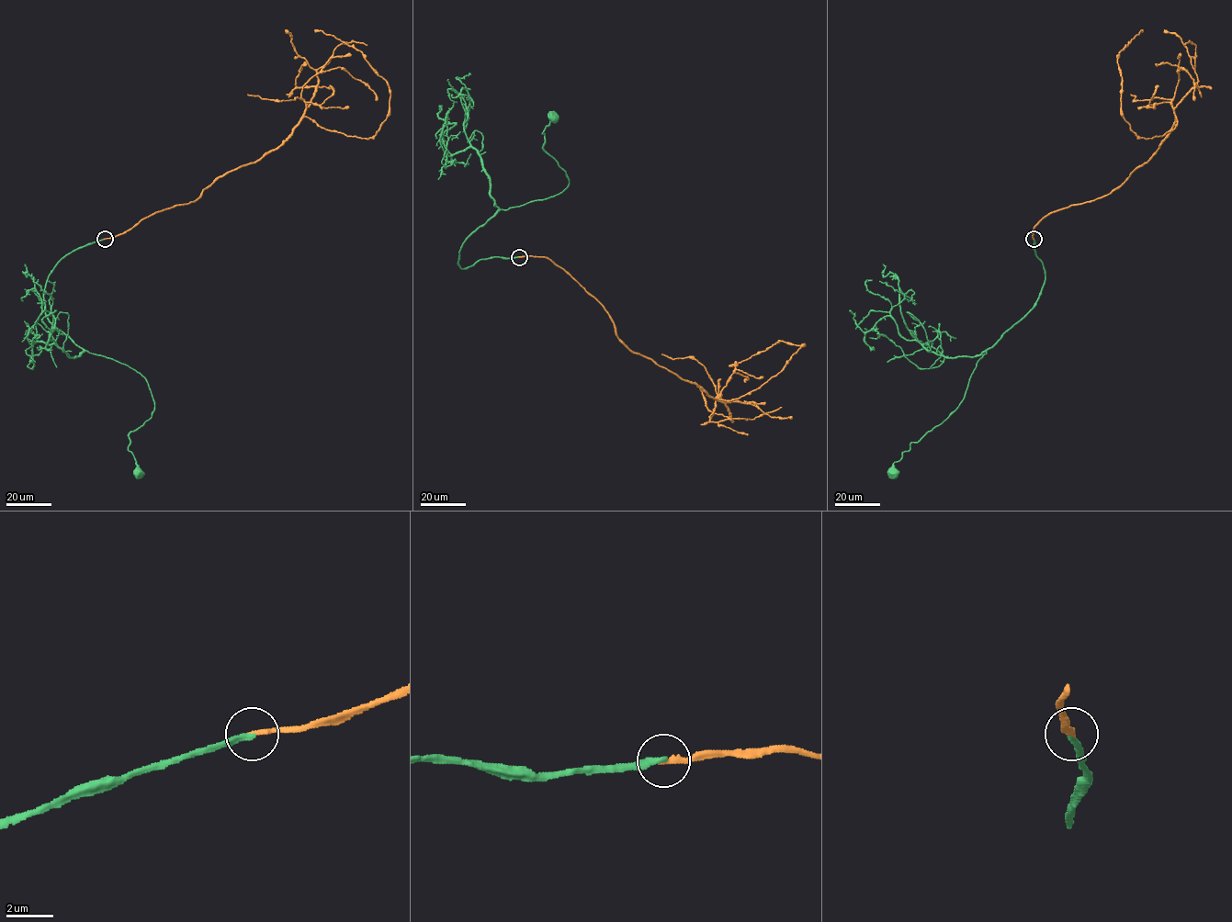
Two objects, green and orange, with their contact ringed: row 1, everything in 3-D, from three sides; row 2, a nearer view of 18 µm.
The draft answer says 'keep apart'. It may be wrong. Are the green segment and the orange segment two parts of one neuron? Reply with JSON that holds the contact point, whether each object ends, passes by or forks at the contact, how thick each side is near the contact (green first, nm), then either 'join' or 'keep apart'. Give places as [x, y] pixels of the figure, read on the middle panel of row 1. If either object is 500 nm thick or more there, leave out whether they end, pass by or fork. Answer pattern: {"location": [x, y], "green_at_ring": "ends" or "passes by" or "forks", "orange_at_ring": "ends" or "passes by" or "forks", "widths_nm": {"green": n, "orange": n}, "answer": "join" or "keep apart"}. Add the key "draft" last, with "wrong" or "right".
{"location": [519, 257], "green_at_ring": "ends", "orange_at_ring": "ends", "widths_nm": {"green": 240, "orange": 240}, "answer": "join", "draft": "wrong"}

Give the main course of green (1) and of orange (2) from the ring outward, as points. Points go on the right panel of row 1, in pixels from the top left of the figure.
1: (1033, 239), (1045, 278), (1036, 304), (986, 351), (960, 404), (911, 442), (894, 463), (892, 473)
2: (1033, 239), (1045, 216), (1117, 188), (1177, 123), (1139, 138), (1121, 111), (1117, 56), (1143, 31)

